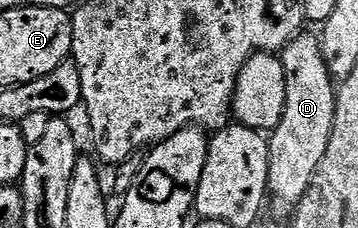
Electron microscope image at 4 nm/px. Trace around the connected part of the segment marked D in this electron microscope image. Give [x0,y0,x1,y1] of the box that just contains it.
[267,34,337,210]

